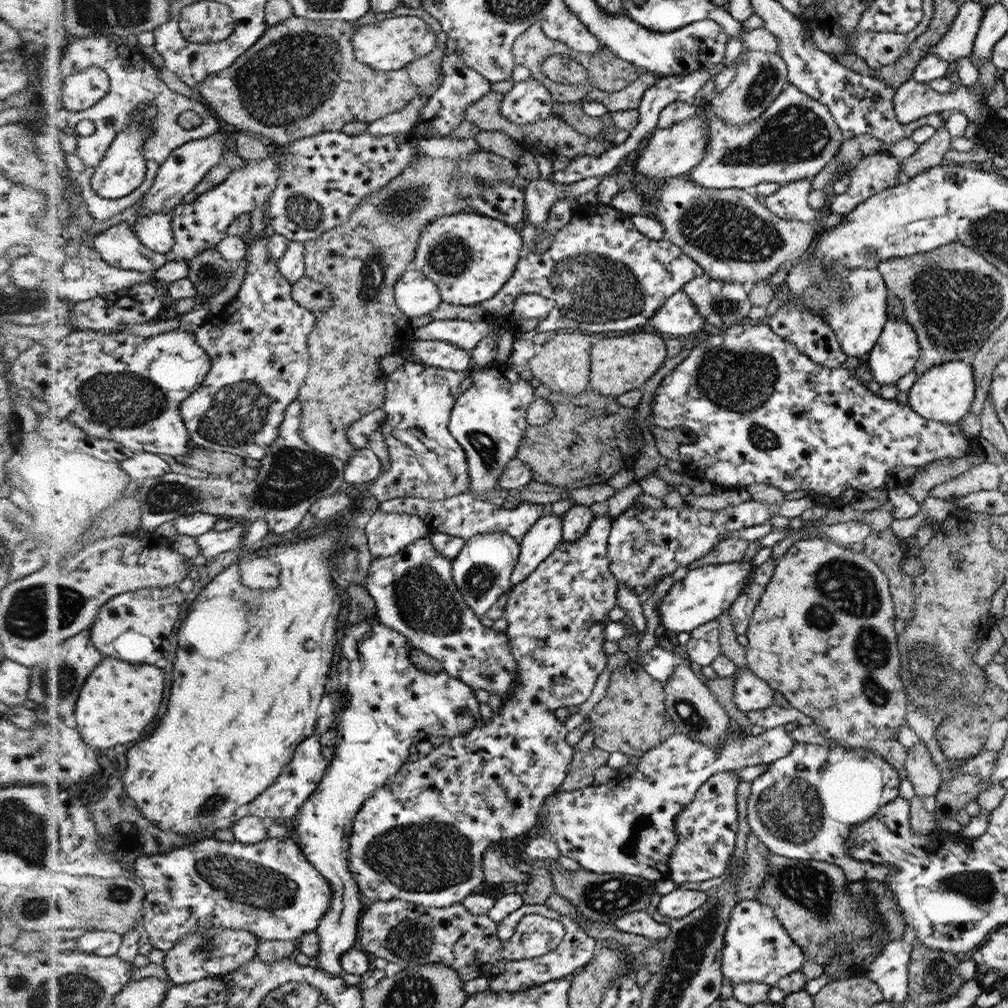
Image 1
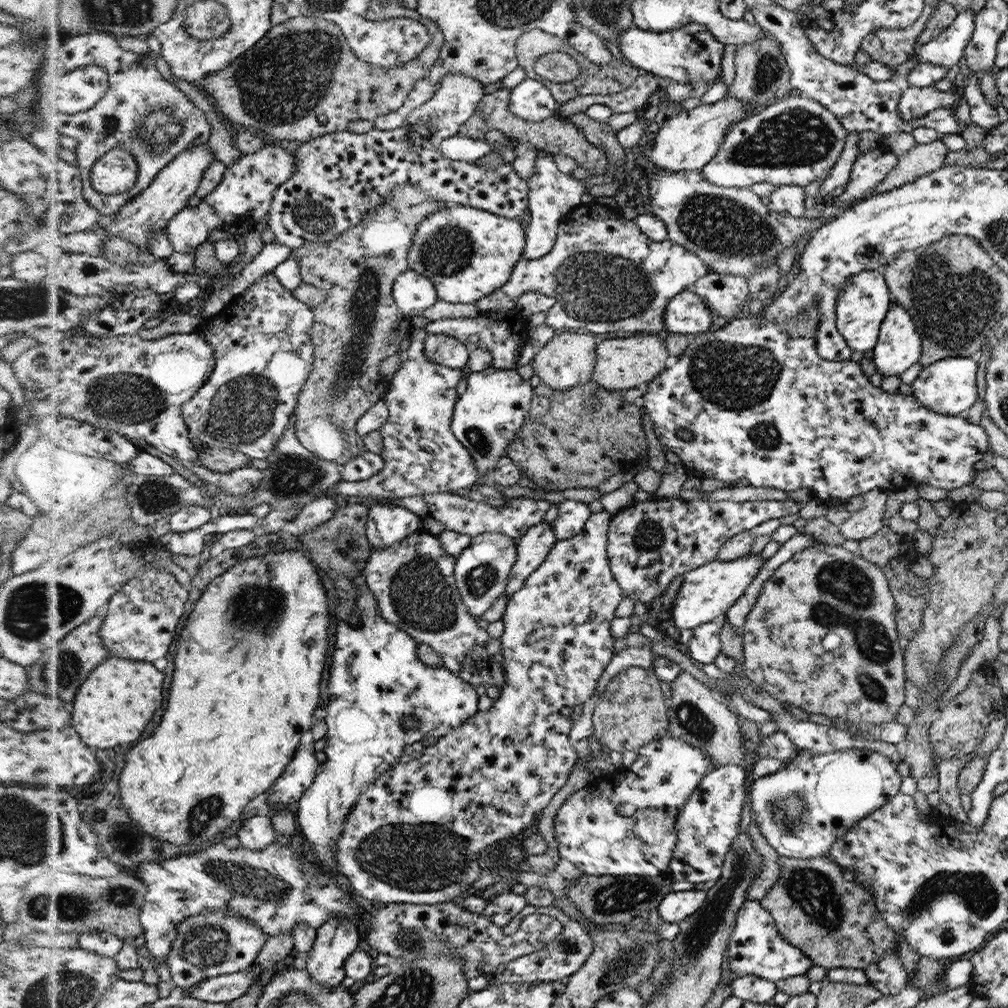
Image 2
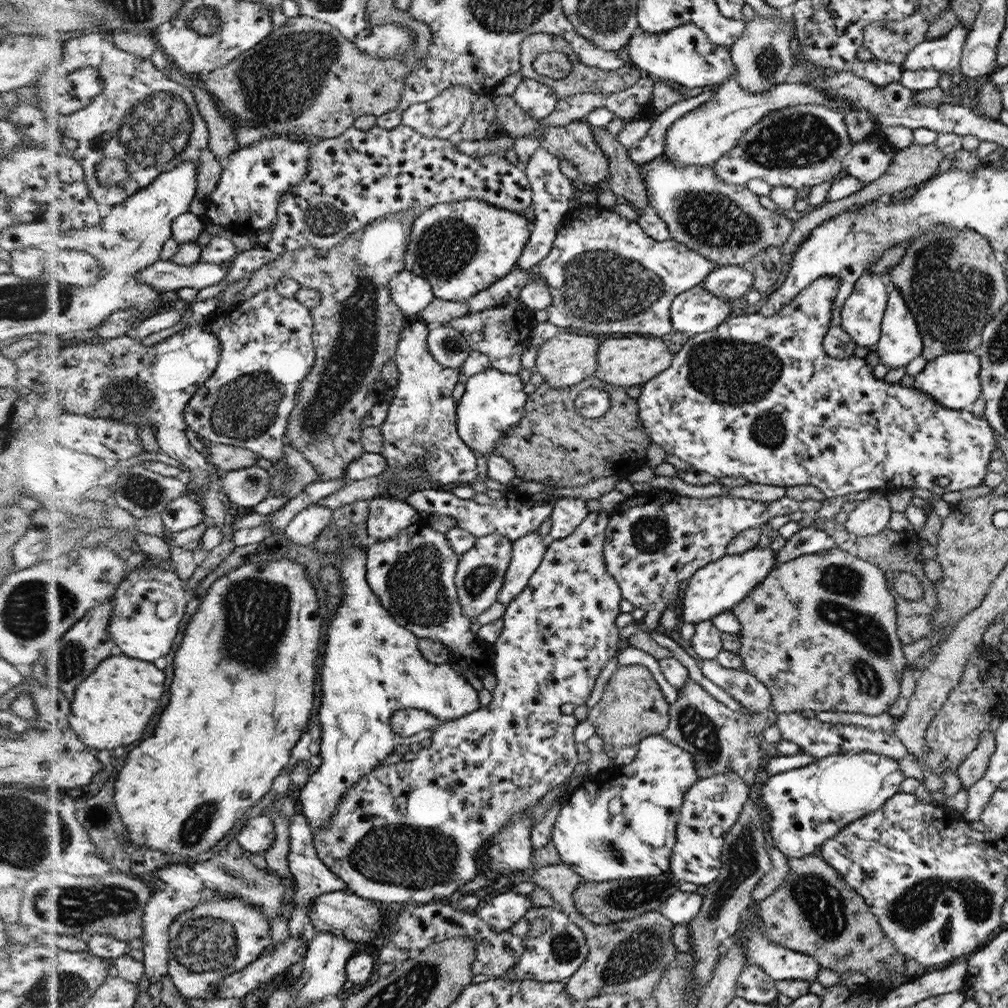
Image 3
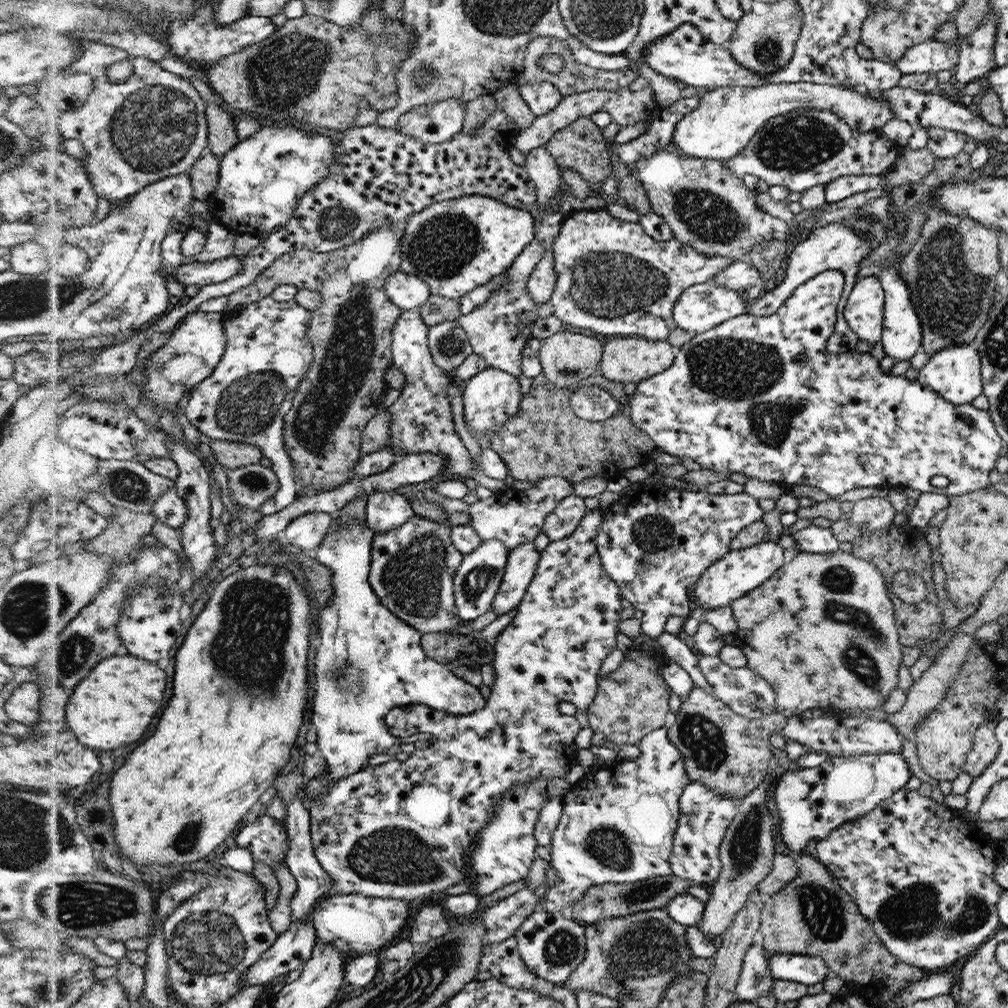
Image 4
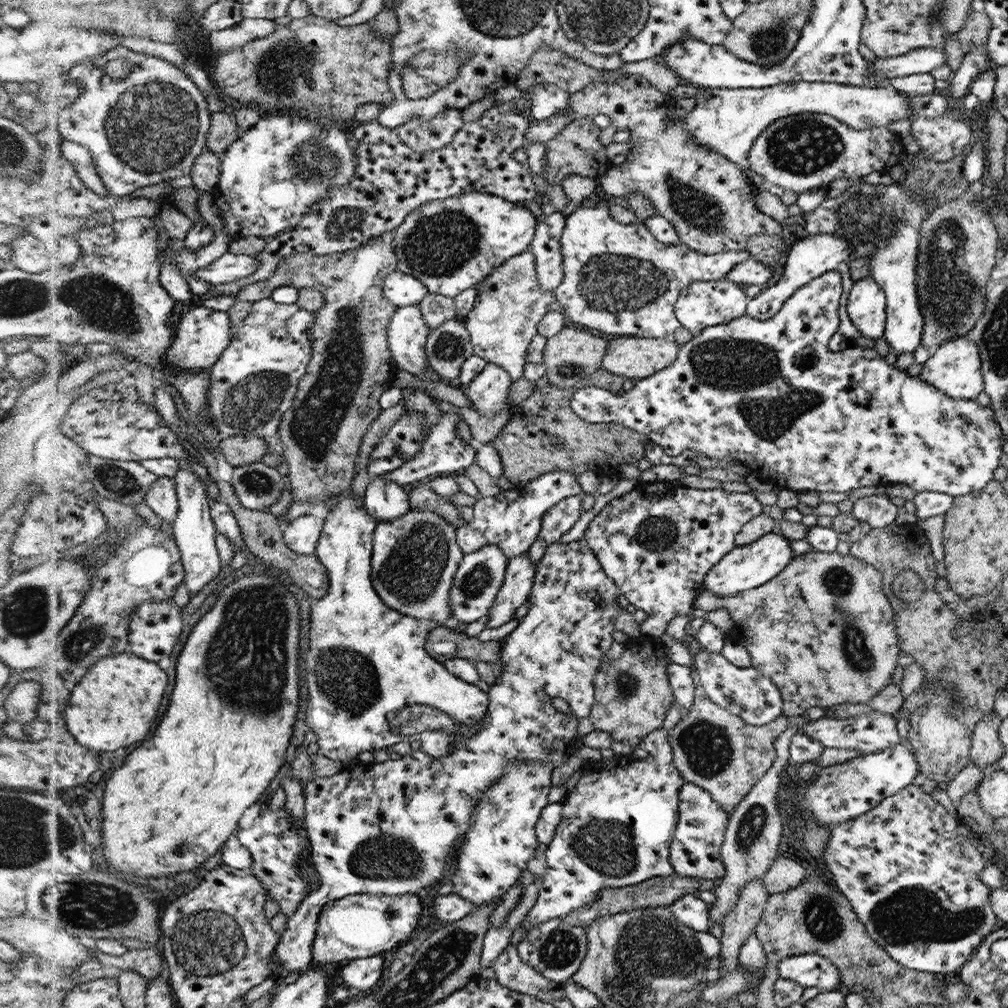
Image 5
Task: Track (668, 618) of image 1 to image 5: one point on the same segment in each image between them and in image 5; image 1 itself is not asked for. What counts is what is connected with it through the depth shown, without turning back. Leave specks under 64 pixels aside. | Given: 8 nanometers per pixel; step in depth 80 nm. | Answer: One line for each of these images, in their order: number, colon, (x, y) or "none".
2: (707, 592)
3: (720, 586)
4: (740, 571)
5: (746, 567)

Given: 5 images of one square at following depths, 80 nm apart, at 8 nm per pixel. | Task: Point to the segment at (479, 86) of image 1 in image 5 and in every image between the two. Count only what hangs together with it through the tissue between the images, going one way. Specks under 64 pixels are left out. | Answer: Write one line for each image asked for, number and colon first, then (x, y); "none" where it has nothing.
2: (456, 97)
3: (442, 117)
4: (437, 123)
5: (422, 135)

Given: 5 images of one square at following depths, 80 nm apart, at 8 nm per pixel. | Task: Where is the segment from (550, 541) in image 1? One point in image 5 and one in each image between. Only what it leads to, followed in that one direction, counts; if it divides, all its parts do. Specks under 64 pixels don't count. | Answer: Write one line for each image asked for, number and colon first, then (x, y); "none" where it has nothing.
2: (533, 548)
3: (527, 555)
4: (522, 562)
5: (519, 576)

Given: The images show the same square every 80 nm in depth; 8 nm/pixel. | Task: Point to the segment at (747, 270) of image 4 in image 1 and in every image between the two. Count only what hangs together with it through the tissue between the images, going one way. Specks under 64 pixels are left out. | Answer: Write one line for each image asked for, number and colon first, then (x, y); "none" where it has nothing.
1: (723, 304)
2: (726, 295)
3: (731, 282)

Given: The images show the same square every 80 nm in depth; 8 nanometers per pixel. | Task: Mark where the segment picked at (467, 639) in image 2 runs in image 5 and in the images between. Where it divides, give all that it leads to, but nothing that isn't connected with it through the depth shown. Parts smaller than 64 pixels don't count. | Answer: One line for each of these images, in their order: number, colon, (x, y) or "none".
3: (414, 573)
4: (413, 567)
5: (416, 558)

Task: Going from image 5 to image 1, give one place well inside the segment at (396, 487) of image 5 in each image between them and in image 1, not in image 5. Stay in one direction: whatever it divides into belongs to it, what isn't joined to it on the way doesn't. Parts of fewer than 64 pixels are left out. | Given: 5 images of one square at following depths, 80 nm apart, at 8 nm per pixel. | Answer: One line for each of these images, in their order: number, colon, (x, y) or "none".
1: (387, 533)
2: (387, 524)
3: (387, 518)
4: (386, 510)

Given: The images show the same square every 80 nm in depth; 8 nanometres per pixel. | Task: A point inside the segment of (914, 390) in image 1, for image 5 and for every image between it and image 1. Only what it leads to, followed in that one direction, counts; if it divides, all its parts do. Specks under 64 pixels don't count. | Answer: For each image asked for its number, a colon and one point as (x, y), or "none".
2: (948, 387)
3: (952, 379)
4: (954, 373)
5: (954, 367)

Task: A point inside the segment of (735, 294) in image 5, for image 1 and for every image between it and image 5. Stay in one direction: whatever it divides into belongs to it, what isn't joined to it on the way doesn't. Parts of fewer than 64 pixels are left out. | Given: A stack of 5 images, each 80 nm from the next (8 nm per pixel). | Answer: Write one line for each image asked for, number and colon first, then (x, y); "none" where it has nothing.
1: (678, 316)
2: (688, 314)
3: (697, 310)
4: (703, 306)

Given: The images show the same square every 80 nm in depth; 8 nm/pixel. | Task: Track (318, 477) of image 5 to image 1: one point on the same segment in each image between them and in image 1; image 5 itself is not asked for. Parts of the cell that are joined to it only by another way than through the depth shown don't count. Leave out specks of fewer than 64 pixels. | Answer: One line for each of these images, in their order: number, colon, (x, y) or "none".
1: (361, 261)
2: (359, 325)
3: (356, 329)
4: (351, 332)

